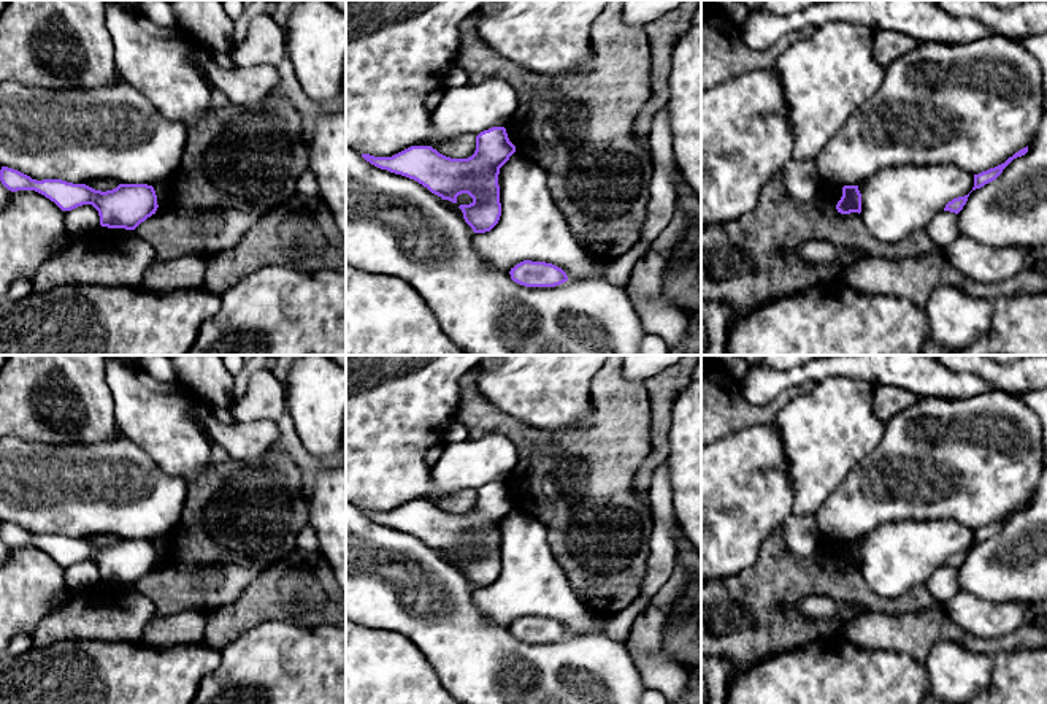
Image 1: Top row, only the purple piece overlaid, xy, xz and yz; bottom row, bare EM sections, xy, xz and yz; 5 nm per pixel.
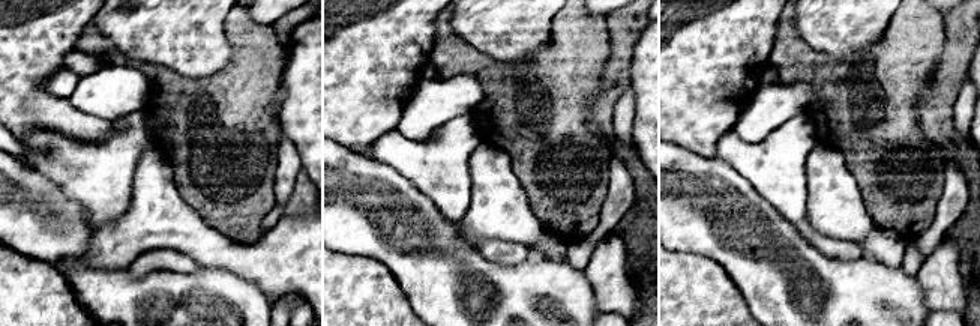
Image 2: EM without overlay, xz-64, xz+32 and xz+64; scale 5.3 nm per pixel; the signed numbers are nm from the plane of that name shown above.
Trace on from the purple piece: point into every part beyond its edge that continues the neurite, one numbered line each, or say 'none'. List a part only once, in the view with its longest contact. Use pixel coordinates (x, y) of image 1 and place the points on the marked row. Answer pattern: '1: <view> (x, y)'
none

